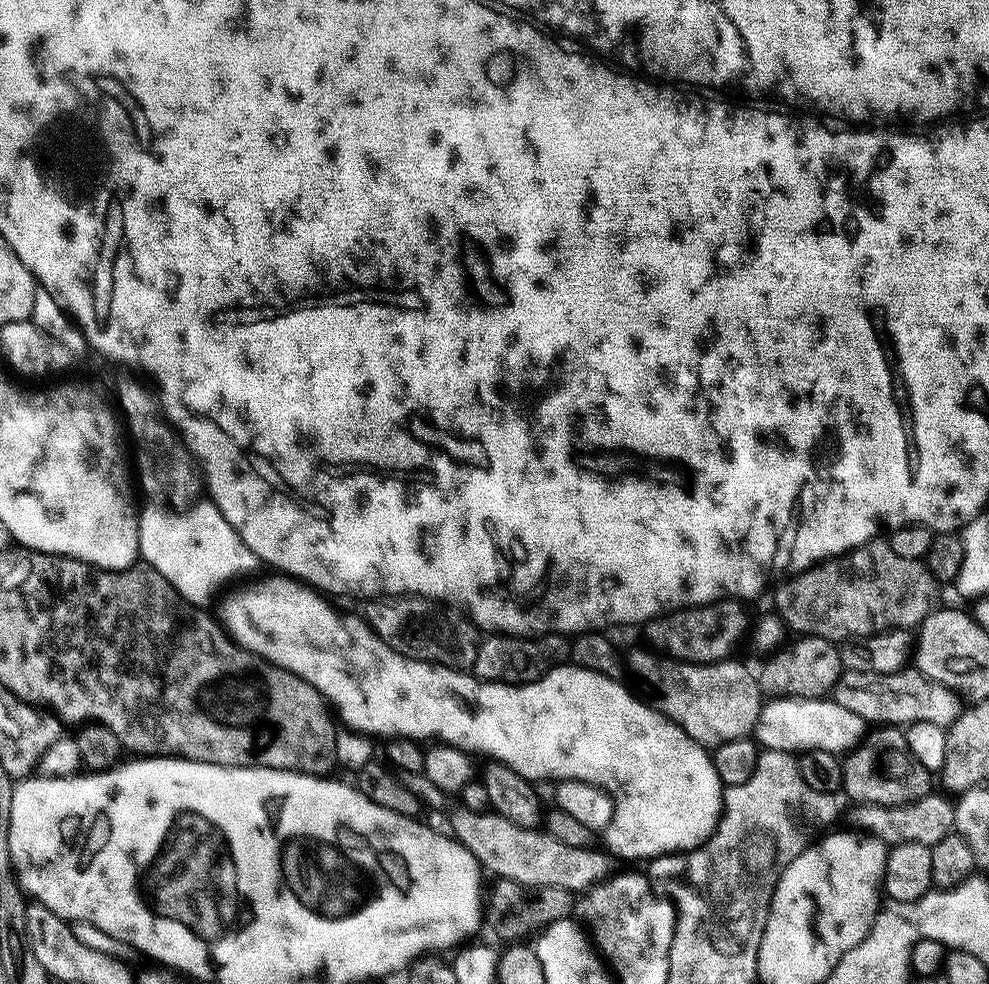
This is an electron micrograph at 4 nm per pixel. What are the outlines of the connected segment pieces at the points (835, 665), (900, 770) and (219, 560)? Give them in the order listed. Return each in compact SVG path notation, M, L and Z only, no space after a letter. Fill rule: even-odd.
M801 635L789 648L781 647L765 660L768 661L761 666L760 672L758 668L758 679L761 693L768 698L797 696L819 700L835 688L842 671L839 647L831 640L813 635Z
M876 726L871 729L867 733L867 735L864 736L862 740L863 746L857 746L851 751L847 753L843 757L842 763L844 766L844 786L842 789L843 795L848 795L850 799L856 800L852 801L855 802L857 805L862 804L877 804L878 806L898 806L899 804L909 804L910 802L914 802L918 798L922 798L923 796L929 795L933 791L932 788L932 780L934 780L933 773L928 772L926 770L926 766L922 766L922 762L918 762L918 758L914 758L914 754L912 752L909 752L907 749L908 746L908 738L905 732L905 729L900 726Z
M211 502L195 503L191 508L173 512L163 512L163 507L148 506L139 513L140 554L139 559L149 564L182 598L194 605L207 605L207 600L223 584L231 582L235 576L244 576L258 567L254 553L242 542L242 538L226 522L223 514Z

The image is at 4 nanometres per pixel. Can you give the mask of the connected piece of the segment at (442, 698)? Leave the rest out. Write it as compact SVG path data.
M290 578L276 579L280 580L272 580L269 584L264 584L261 588L254 589L253 592L244 592L241 596L236 596L226 603L222 623L227 628L228 635L236 643L241 644L243 648L256 652L264 660L270 661L271 664L290 670L294 674L298 674L298 678L310 682L310 686L314 686L314 690L318 690L324 695L324 699L334 709L335 715L341 721L344 719L348 723L345 725L351 731L367 734L372 738L377 738L376 736L407 738L417 742L432 740L437 736L438 739L432 741L437 740L445 745L452 745L454 748L471 753L481 752L482 755L488 756L484 758L491 758L493 761L510 766L519 776L525 776L527 780L533 782L539 782L539 780L552 780L551 782L581 780L582 782L596 784L599 788L608 791L614 802L614 814L612 815L612 821L608 823L606 829L608 837L605 838L605 845L603 845L613 857L621 856L624 860L647 862L654 856L667 856L669 852L687 852L689 848L696 848L699 844L705 844L711 838L722 811L722 785L712 765L709 749L703 748L701 744L691 740L673 720L666 719L663 714L657 712L651 704L645 702L639 695L636 695L637 697L631 696L611 675L604 675L600 671L577 667L572 662L565 662L560 667L546 673L541 680L536 680L533 684L492 684L489 680L480 680L468 670L447 668L441 664L431 664L425 660L410 660L407 656L395 652L390 646L386 646L386 642L379 640L372 628L369 627L367 620L359 615L356 615L356 617L351 616L348 612L335 612L327 604L329 601L321 593L306 586L301 586Z

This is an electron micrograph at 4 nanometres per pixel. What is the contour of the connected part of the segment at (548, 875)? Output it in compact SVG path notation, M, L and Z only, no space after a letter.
M463 804L449 811L451 822L451 835L459 841L464 848L470 850L480 866L488 871L508 880L514 880L521 887L534 888L534 886L546 886L548 888L562 888L564 890L587 891L593 884L605 879L611 871L609 855L602 850L594 851L594 848L580 848L565 846L550 838L547 832L538 828L520 827L508 818L502 818L496 812L485 810L483 812L472 811Z

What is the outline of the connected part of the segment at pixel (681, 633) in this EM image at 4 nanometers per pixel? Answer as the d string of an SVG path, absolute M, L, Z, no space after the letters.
M725 598L710 604L691 608L678 608L675 612L665 612L655 620L647 621L647 643L653 649L667 654L673 660L689 664L715 664L727 660L740 644L744 631L749 631L748 612L743 603L735 598Z

